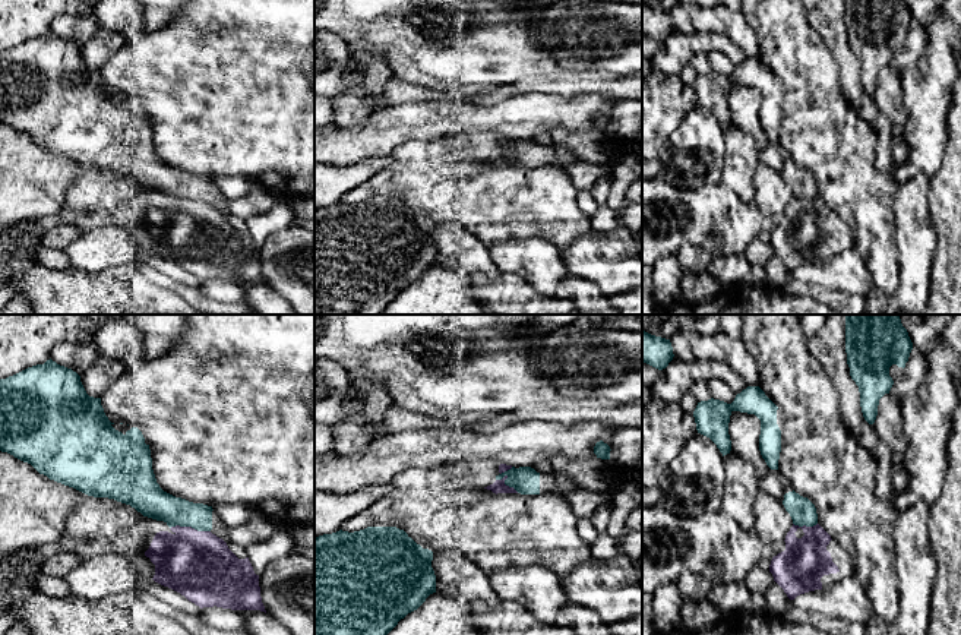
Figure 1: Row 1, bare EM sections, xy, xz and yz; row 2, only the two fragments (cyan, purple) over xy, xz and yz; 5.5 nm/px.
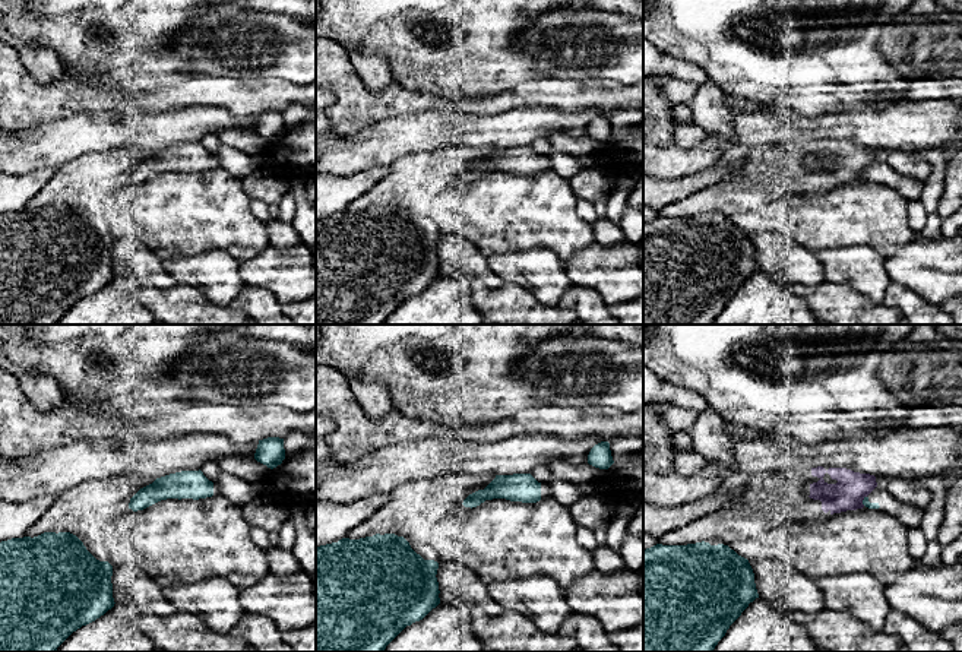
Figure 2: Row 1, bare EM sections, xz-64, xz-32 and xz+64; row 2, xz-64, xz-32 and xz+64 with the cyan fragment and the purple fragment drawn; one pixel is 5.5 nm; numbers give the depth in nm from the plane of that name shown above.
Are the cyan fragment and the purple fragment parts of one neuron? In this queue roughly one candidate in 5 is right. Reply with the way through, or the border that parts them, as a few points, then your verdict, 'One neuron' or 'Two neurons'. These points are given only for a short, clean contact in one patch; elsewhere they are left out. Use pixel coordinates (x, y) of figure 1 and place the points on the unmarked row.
Boundary: xz (502, 144), (506, 149), (505, 155), (518, 164). Two neurons

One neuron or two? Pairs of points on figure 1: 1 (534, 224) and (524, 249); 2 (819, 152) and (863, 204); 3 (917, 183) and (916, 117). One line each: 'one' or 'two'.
1: two
2: one
3: two

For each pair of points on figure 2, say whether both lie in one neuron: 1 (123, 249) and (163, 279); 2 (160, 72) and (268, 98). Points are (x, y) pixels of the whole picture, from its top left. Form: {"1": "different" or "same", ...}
{"1": "same", "2": "different"}

